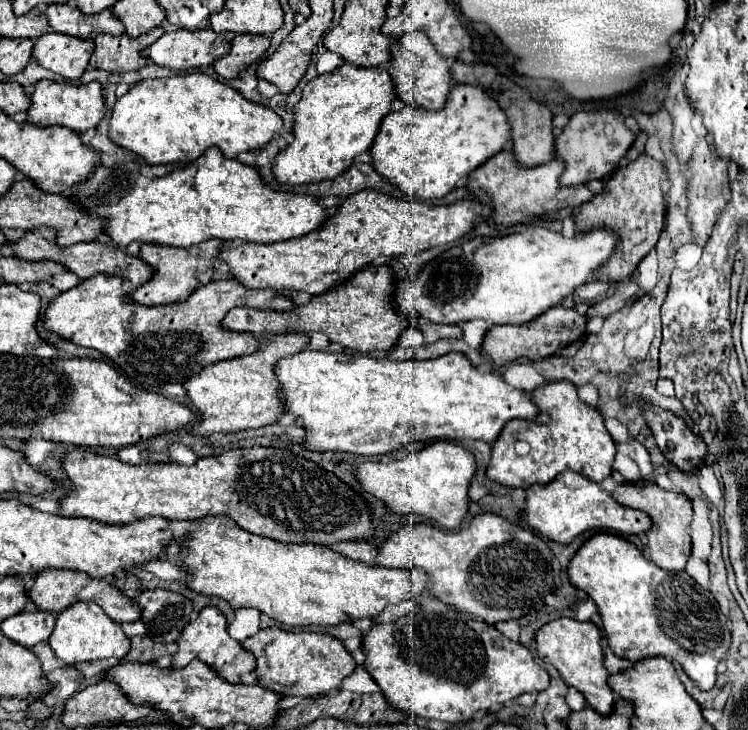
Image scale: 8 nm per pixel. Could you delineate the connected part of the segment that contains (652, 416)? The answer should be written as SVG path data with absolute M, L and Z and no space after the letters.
M646 406L644 414L664 456L682 472L698 468L698 462L706 456L706 444L686 422L658 406Z

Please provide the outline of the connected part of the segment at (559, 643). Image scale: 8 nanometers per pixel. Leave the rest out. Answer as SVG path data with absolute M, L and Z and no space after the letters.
M558 618L558 620L544 624L540 630L536 630L534 640L536 640L538 656L546 664L552 664L560 672L562 680L568 686L578 688L584 694L590 708L594 708L598 714L612 712L614 696L612 696L612 690L608 686L610 674L604 668L604 652L600 646L600 632L598 632L596 624L578 622L574 618Z

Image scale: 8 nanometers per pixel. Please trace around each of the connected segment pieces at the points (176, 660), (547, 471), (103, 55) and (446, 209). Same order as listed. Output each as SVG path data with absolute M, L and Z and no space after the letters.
M206 606L196 620L192 620L186 630L182 630L182 636L178 638L178 652L172 656L172 666L174 668L184 668L192 660L200 660L212 670L216 670L224 680L238 684L240 676L246 672L252 672L256 668L254 656L250 656L240 642L232 640L228 630L226 630L226 618L216 606Z
M560 380L560 382L542 384L530 392L530 400L538 406L538 418L536 420L512 418L512 422L506 422L506 426L502 428L502 434L498 434L498 440L492 444L492 458L486 470L490 480L502 486L530 488L532 484L548 484L564 470L574 470L590 478L592 482L602 482L612 474L616 444L604 426L602 414L578 398L576 386L572 382Z
M154 28L148 34L134 38L122 36L110 36L102 34L94 40L96 48L90 58L92 68L108 70L108 72L126 72L126 70L140 70L146 66L148 58L142 54L146 46L154 44L164 34L162 28Z
M360 190L358 194L350 194L336 208L336 214L326 218L326 222L310 234L274 244L228 244L220 250L218 258L228 264L234 280L246 288L270 288L276 292L302 290L314 296L344 282L378 256L414 254L452 244L472 230L472 220L478 214L482 214L482 208L472 200L428 206L414 200L396 200L376 190Z

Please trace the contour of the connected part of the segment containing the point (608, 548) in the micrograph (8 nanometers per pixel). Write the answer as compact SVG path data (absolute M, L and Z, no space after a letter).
M598 532L590 540L586 540L570 560L566 572L570 584L584 590L598 606L608 646L614 654L628 658L630 662L638 662L646 656L664 656L678 662L700 690L714 688L716 666L720 660L726 658L726 652L730 648L730 620L720 610L714 596L706 588L696 584L686 572L666 572L654 562L646 560L634 544L606 532Z

